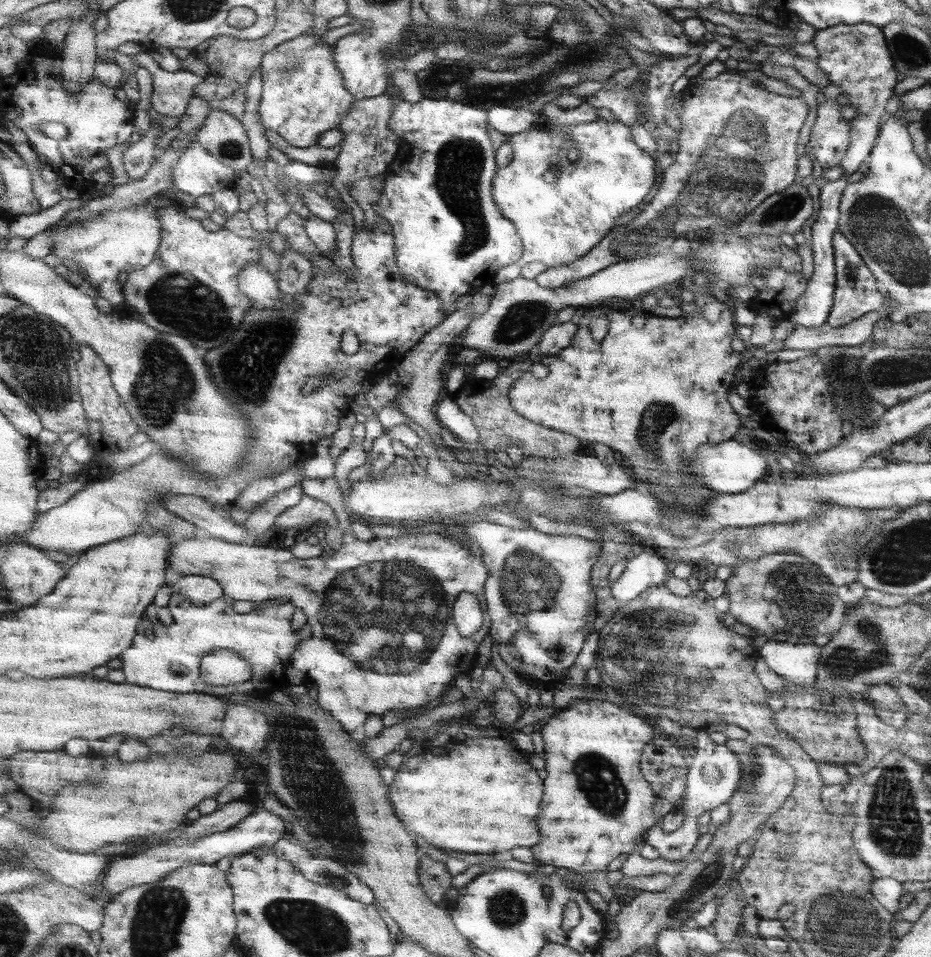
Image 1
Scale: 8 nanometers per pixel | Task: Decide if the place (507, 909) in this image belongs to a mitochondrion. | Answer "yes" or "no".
yes

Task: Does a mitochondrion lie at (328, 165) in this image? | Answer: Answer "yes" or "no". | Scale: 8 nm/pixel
no

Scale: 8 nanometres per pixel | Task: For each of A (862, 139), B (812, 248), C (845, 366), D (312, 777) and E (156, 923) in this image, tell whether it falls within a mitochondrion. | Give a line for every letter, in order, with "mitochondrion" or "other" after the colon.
A: other
B: other
C: mitochondrion
D: mitochondrion
E: mitochondrion

